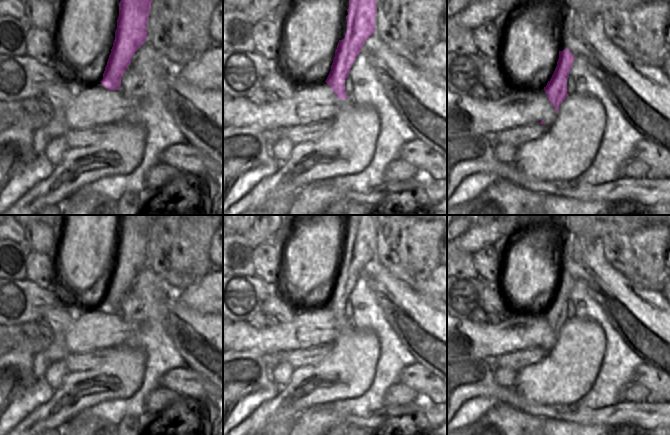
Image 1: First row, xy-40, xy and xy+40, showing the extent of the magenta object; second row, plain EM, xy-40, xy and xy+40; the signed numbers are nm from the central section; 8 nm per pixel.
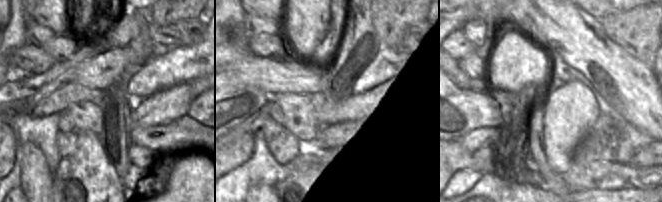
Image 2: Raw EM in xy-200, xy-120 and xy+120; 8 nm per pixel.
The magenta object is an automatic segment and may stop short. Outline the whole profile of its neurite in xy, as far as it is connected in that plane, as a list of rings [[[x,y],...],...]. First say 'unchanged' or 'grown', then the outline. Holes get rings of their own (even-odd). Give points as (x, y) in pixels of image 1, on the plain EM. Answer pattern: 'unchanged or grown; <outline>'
unchanged; [[[351,215],[349,219],[348,239],[346,240],[347,255],[345,262],[339,264],[331,295],[325,305],[340,324],[349,321],[345,317],[345,303],[349,300],[349,295],[357,279],[361,276],[365,265],[375,256],[376,225],[377,215]]]

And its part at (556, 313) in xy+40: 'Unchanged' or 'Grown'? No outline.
Unchanged.

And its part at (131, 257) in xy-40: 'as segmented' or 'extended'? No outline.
as segmented

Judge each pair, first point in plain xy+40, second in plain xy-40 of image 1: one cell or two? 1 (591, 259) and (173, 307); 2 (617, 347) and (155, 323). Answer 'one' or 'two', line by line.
1: one
2: one

